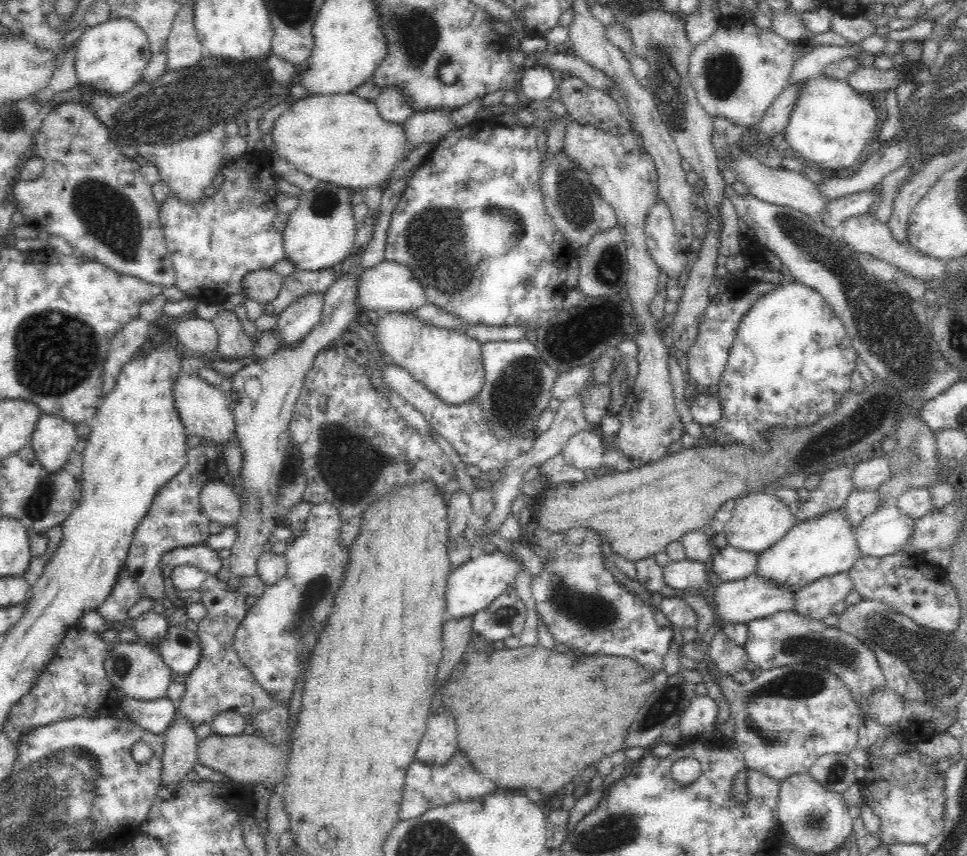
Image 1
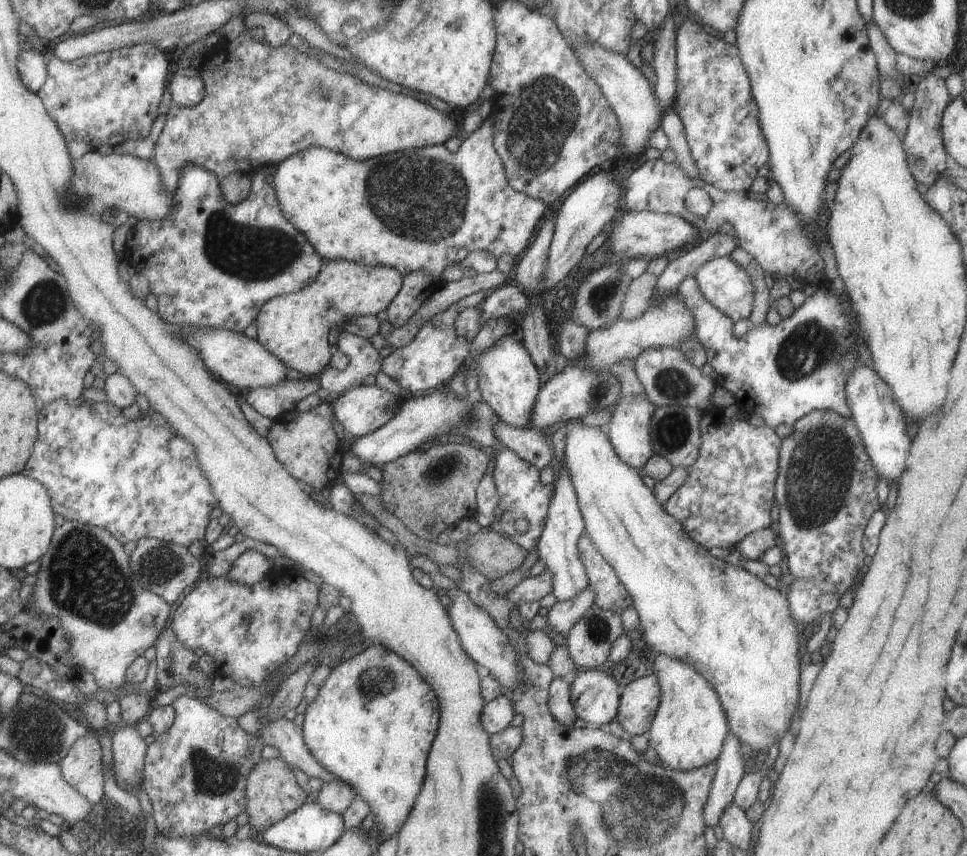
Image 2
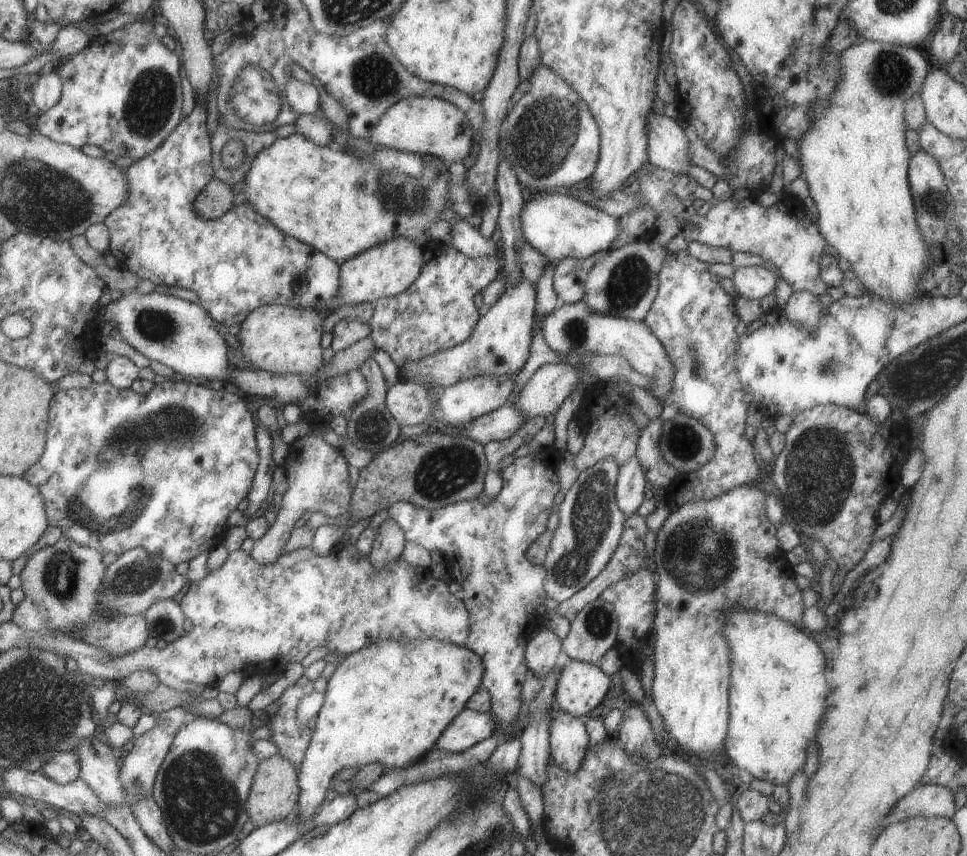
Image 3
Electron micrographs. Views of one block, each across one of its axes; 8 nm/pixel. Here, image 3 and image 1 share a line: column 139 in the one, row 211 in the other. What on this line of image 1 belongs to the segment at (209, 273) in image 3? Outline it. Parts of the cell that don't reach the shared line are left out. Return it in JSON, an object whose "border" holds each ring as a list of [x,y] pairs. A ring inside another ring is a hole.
{"border":[[[262,150],[261,152],[247,152],[242,156],[236,156],[236,158],[230,158],[230,160],[225,160],[221,172],[223,175],[223,183],[212,196],[206,198],[200,198],[192,204],[186,204],[182,202],[179,198],[176,198],[174,194],[170,196],[163,202],[159,210],[160,226],[163,231],[163,237],[169,251],[172,256],[172,263],[174,264],[174,271],[176,272],[176,287],[178,287],[182,292],[186,293],[189,297],[194,298],[198,302],[210,303],[212,305],[221,305],[221,303],[228,298],[229,295],[241,294],[241,283],[246,277],[246,274],[250,272],[255,272],[259,269],[270,269],[278,260],[285,258],[286,252],[283,246],[283,234],[276,231],[273,227],[273,220],[278,212],[276,205],[274,204],[274,198],[278,192],[278,187],[276,187],[276,181],[274,181],[279,176],[272,170],[271,165],[271,150]]]}

